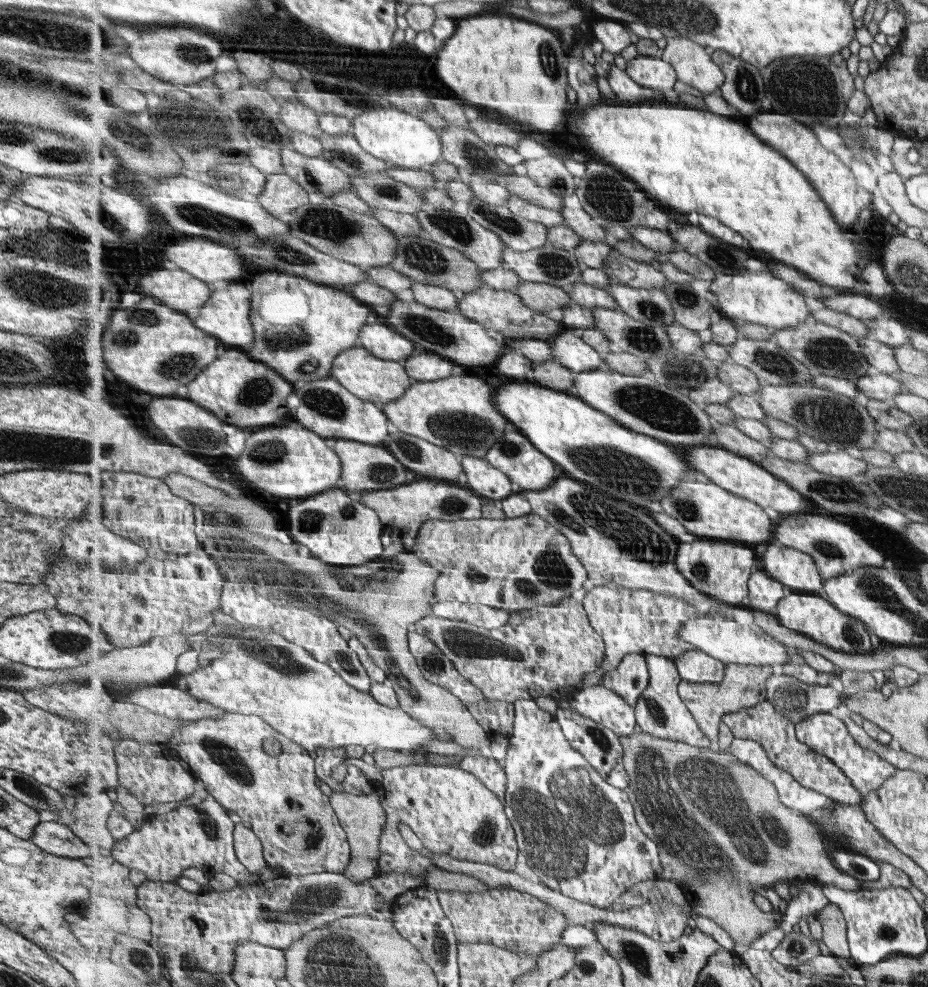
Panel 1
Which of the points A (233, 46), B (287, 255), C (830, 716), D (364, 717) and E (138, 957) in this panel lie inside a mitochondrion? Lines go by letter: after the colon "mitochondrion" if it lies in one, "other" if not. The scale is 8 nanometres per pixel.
A: other
B: mitochondrion
C: other
D: other
E: mitochondrion

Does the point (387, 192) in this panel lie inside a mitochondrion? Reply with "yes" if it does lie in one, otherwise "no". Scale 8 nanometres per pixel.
yes

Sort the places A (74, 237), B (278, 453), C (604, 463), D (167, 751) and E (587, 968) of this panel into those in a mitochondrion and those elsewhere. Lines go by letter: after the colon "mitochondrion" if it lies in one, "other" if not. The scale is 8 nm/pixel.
A: other
B: mitochondrion
C: mitochondrion
D: other
E: mitochondrion

